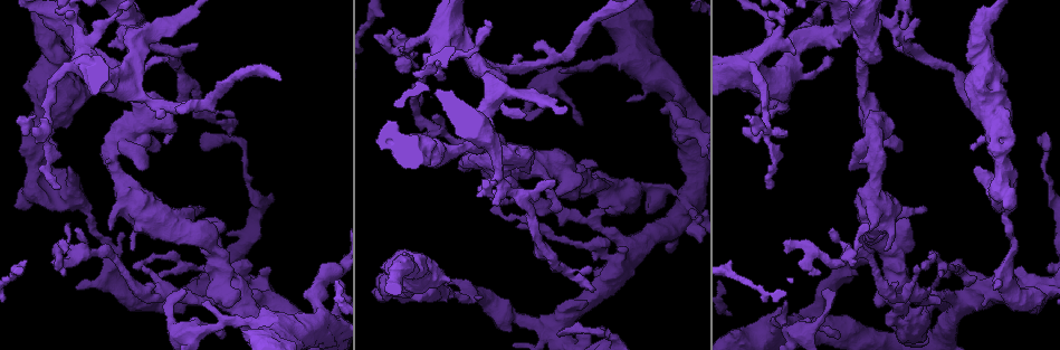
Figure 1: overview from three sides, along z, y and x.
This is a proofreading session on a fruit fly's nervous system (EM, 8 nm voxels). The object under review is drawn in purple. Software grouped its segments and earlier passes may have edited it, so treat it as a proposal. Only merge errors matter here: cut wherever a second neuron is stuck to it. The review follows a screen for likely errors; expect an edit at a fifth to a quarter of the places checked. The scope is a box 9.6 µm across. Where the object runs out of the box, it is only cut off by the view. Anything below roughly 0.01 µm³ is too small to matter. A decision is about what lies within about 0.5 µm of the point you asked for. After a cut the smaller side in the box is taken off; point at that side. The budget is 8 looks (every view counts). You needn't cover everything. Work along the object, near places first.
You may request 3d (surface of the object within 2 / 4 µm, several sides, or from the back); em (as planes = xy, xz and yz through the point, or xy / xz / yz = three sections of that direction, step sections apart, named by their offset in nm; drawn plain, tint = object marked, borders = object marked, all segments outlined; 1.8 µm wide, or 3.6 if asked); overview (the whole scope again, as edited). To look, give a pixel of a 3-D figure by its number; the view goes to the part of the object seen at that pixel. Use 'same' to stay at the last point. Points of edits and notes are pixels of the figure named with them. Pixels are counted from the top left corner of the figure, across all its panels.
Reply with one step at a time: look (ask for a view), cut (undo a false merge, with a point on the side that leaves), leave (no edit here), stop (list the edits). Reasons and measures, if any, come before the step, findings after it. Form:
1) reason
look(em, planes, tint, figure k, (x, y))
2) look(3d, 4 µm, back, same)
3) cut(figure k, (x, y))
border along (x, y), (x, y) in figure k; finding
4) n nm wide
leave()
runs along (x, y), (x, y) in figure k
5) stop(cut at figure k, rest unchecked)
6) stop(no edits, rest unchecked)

two arms in line, one across
look(em, xy, step 8, tint, figure 1, (216, 263))

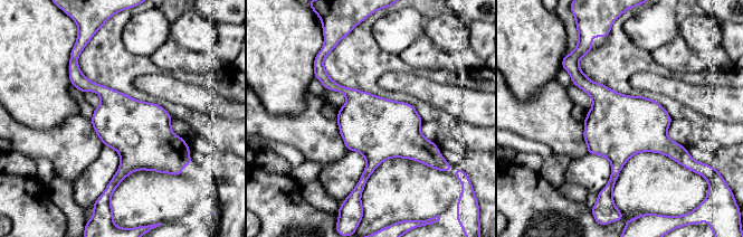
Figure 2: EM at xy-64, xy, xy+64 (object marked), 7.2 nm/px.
look(em, planes, tint, same)

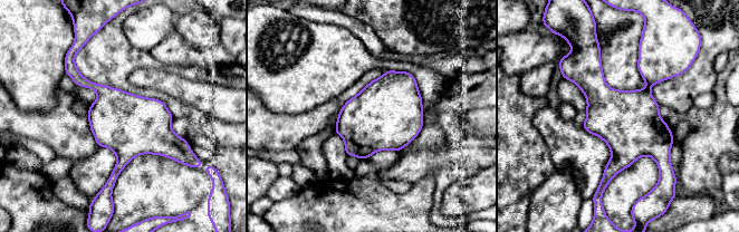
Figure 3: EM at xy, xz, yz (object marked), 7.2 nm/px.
leave()
one neuron here

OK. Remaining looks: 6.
four or more arms meet
look(em, 3.6 µm, yz, step 16, tint, figure 1, (1019, 279))

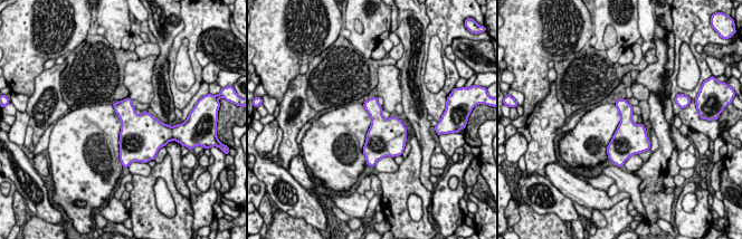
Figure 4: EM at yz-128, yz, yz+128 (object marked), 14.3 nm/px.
look(em, 3.6 µm, planes, borders, same)

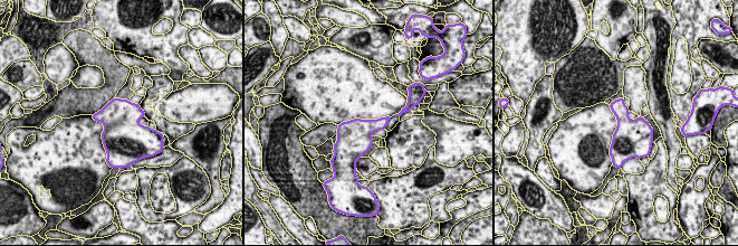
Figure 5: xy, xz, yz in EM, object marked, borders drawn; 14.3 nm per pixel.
leave()
continuous, no second neuron

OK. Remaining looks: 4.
thick turns thin
look(em, planes, plain, figure 1, (998, 104))

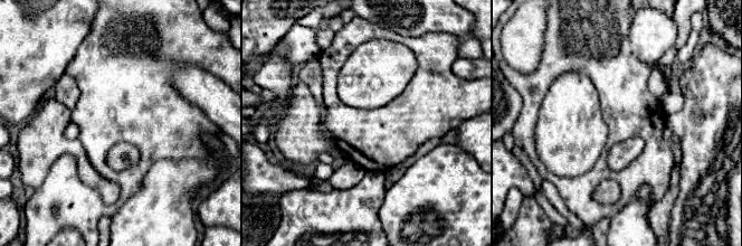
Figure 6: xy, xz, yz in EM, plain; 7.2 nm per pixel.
look(em, planes, tint, same)

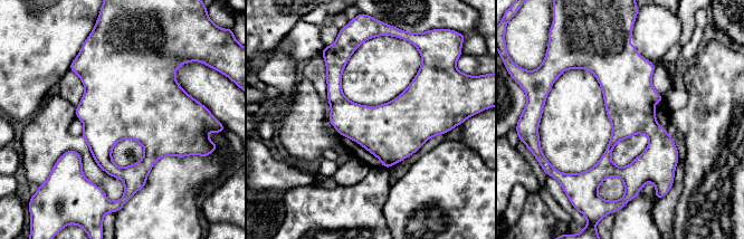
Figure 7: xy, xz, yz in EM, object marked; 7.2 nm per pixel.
360 nm wide
leave()
runs along (616, 51), (654, 132), (627, 185) in figure 7; continuous, no second neuron

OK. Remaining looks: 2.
thick turns thin
look(3d, 4 µm, figure 1, (865, 30))

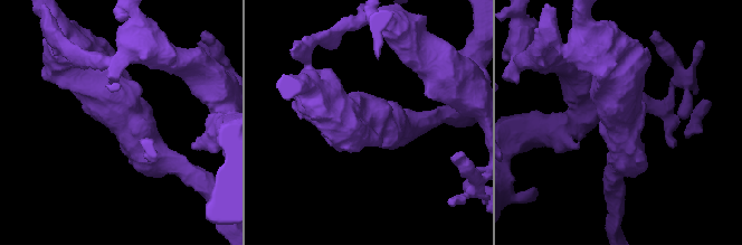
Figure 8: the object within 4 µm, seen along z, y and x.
arms of 320, 700 nm
look(em, planes, borders, figure 8, (619, 118))

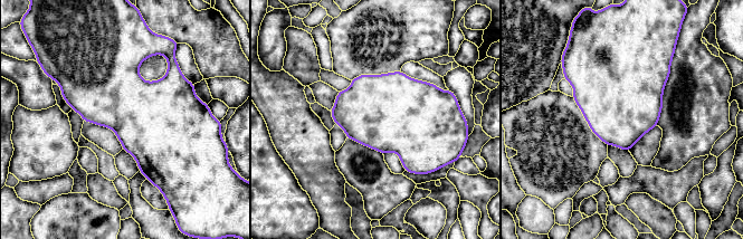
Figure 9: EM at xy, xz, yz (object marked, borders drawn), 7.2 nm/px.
500 nm wide
leave()
all the same neuron

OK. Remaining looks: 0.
stop(no edits, rest unchecked)

